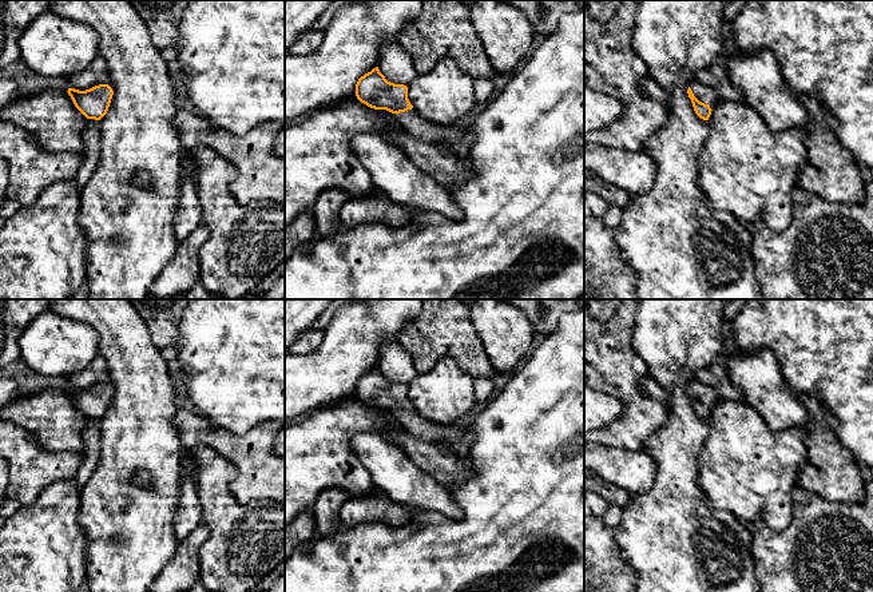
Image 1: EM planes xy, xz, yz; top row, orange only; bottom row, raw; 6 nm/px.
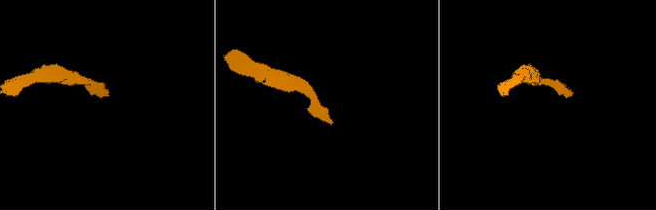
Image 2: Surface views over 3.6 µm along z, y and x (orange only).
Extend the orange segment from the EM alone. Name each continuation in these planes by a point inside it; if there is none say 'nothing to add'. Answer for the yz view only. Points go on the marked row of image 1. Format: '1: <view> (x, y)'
1: yz (705, 94)

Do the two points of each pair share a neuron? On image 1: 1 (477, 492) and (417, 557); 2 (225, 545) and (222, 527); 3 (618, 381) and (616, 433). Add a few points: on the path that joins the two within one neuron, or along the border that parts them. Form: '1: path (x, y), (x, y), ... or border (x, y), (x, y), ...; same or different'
1: path (477, 512), (437, 552); same
2: path (225, 541), (225, 531); same
3: path (629, 394), (630, 420); same

